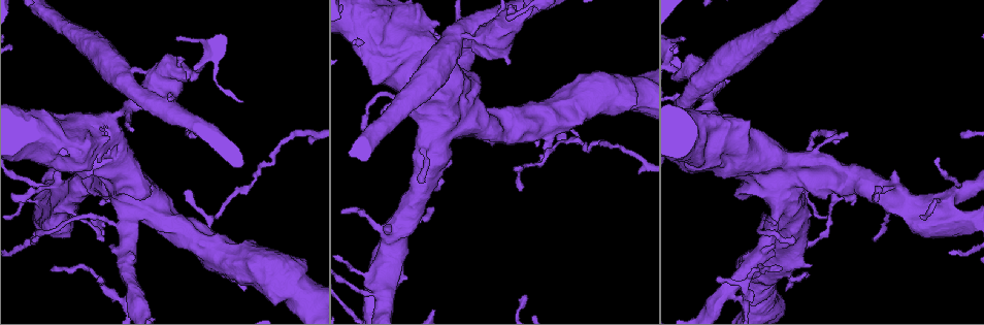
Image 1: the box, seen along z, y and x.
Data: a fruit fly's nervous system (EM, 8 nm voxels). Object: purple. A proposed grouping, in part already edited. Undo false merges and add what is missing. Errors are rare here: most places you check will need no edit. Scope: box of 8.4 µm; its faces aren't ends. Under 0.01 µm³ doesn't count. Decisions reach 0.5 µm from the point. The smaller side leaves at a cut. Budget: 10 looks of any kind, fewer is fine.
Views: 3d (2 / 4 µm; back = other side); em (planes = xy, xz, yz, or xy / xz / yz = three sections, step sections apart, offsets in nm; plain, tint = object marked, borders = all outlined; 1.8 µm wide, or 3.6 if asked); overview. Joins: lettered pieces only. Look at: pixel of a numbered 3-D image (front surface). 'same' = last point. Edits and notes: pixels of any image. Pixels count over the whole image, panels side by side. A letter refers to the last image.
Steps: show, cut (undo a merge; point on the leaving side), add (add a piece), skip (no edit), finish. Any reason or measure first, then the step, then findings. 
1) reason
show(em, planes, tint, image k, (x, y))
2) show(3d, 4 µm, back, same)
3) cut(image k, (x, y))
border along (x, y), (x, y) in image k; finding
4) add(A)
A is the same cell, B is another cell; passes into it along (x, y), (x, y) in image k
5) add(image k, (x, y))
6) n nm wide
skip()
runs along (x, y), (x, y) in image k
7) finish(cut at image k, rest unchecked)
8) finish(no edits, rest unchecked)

sudden change in width
show(em, 3.6 µm, xy, step 4, tint, image 1, (550, 131))

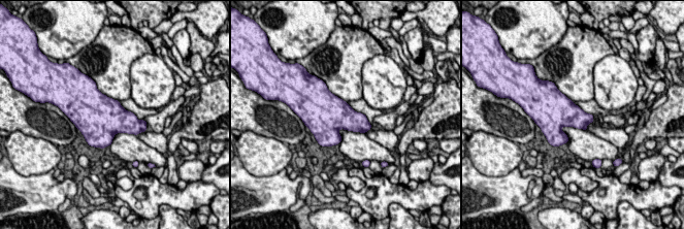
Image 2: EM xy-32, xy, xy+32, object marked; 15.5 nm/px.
cut it another way
show(em, 3.6 µm, planes, tint, same)

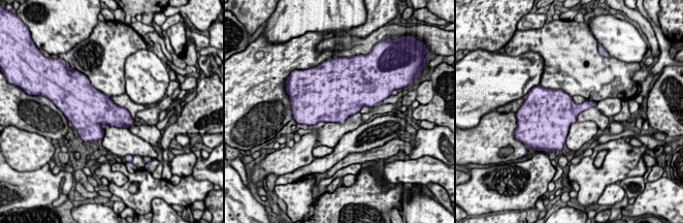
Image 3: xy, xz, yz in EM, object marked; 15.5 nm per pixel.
show(em, 3.6 µm, planes, borders, same)

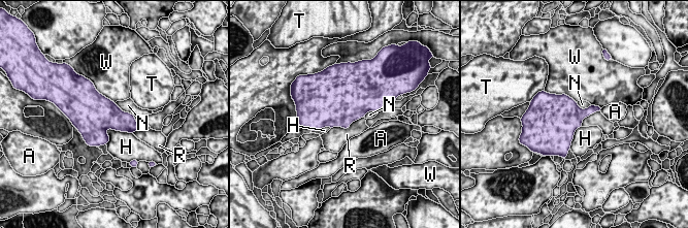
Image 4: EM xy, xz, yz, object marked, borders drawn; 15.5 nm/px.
skip()
A, H, N, R, T and W are other cells; one cell here

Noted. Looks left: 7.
thick turns thin
show(3d, 4 µm, image 1, (465, 93))

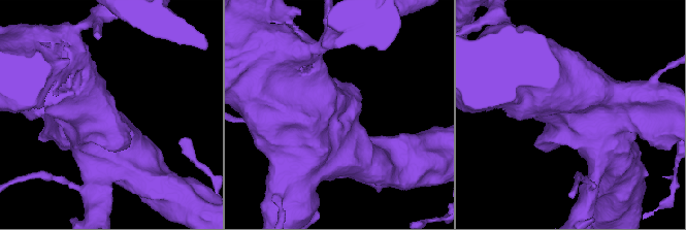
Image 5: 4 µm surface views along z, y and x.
show(em, 3.6 µm, planes, borders, image 5, (100, 124))

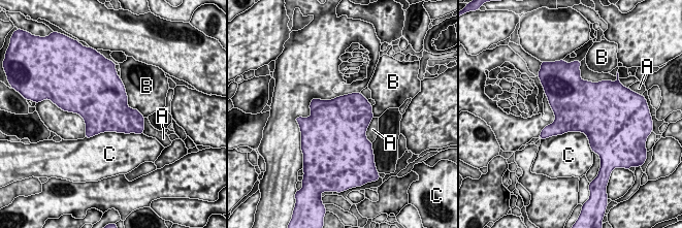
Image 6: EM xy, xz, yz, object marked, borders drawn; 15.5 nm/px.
750 nm wide
skip()
A, B and C are other cells; border along (121, 80), (127, 104), (144, 117) in image 6; continuous, no second cell

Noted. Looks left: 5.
a narrow waist
show(em, yz, step 16, tint, image 1, (707, 98))

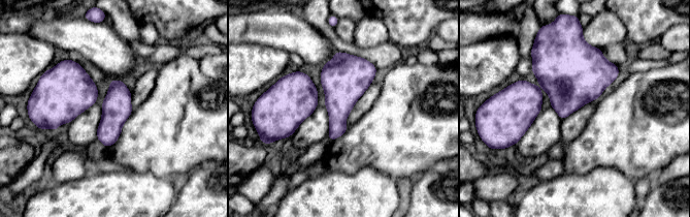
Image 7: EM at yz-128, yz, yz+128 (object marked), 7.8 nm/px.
show(em, planes, borders, same)

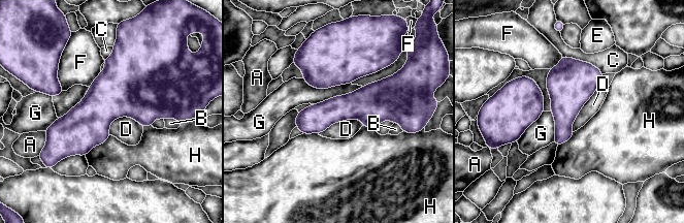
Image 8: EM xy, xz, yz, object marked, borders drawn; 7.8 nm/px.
220 nm wide; G touches over 400 nm
skip()
A, B, C, D, E, F, G and H are other cells; all the same cell

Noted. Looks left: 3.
touches itself
show(3d, 4 µm, image 1, (405, 18))

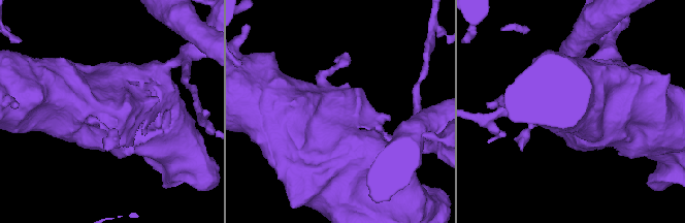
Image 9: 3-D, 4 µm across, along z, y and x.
show(em, planes, borders, image 9, (338, 110))

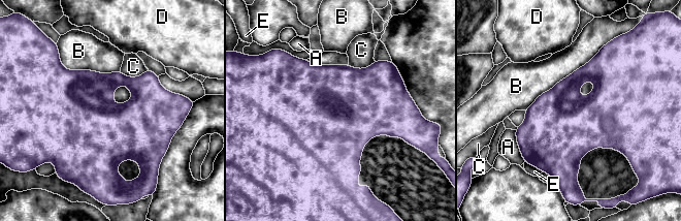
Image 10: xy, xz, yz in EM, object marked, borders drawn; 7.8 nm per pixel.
B touches over 800 nm
skip()
A, B, C, D and E are other cells; border along (148, 69), (136, 76), (120, 71) in image 10; one cell here

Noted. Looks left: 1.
finish(no edits, rest unchecked)

